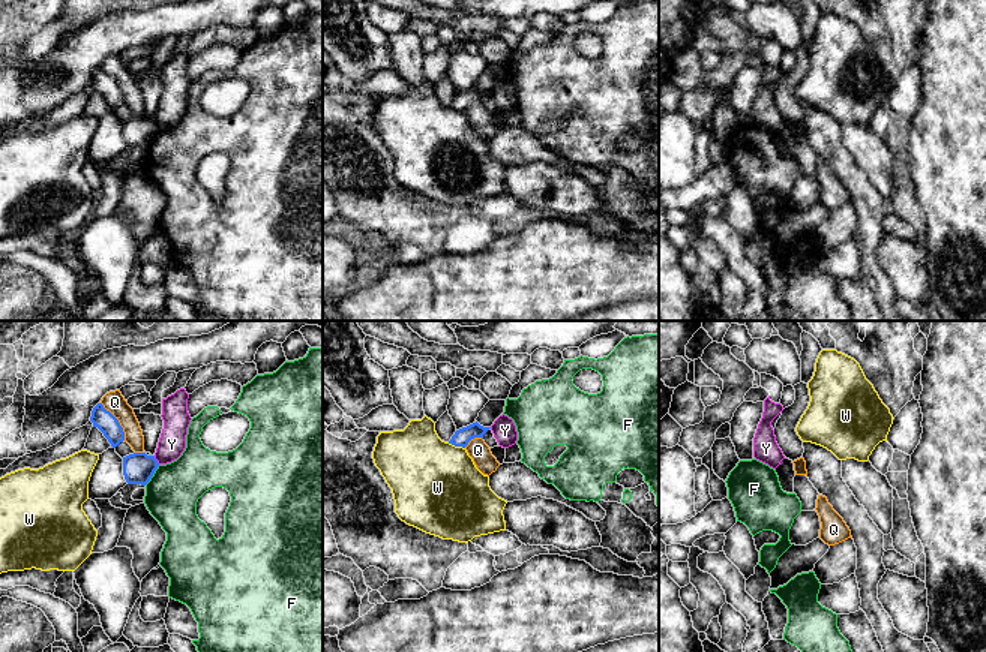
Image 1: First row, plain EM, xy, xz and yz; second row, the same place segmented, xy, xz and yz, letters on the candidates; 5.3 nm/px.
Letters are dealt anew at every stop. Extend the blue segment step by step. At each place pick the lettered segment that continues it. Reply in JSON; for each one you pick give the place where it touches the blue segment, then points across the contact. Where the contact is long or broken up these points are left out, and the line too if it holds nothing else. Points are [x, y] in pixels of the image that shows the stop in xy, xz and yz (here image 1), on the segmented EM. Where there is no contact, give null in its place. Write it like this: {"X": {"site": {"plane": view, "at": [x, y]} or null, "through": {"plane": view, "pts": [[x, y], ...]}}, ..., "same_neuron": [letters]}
{"same_neuron": []}

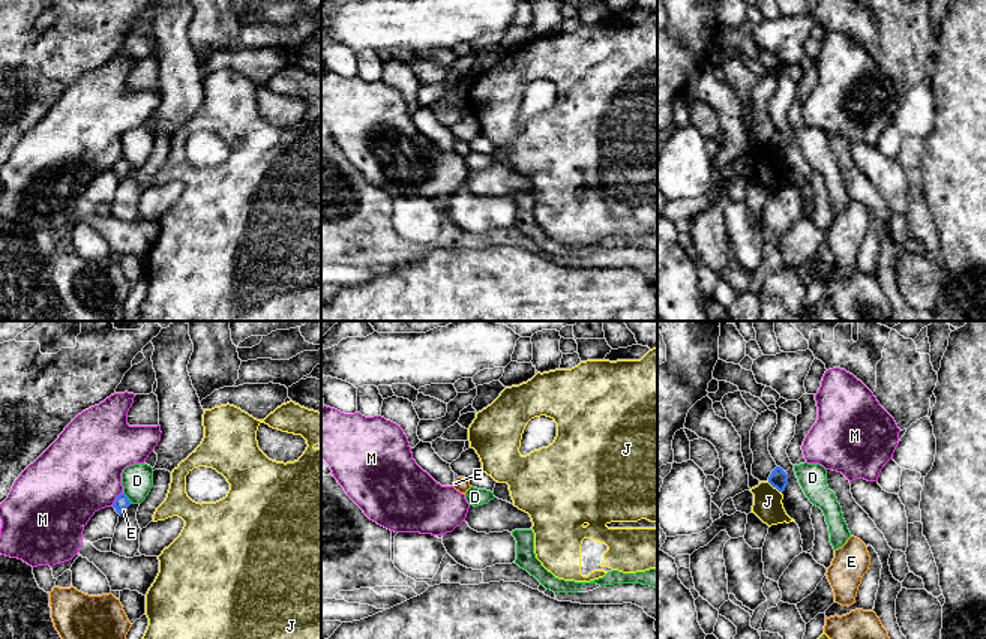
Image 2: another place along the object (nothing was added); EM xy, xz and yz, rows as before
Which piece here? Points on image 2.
{"E": {"site": {"plane": "xy", "at": [123, 507]}, "through": {"plane": "xy", "pts": [[122, 501], [123, 507], [123, 510]]}}, "same_neuron": ["E"]}

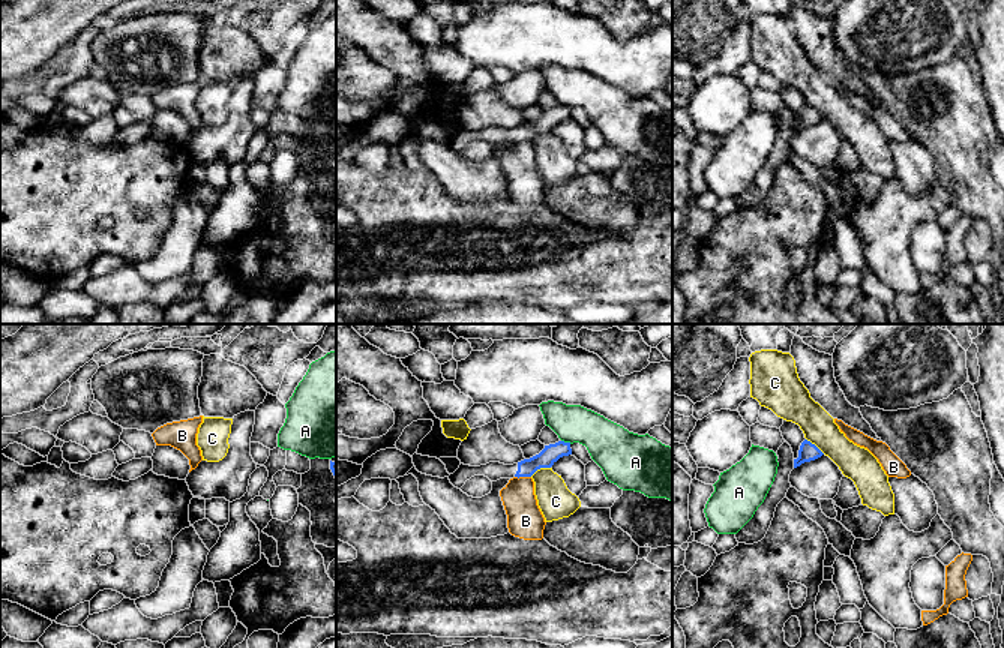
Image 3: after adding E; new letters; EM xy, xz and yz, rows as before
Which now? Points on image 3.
{"same_neuron": []}

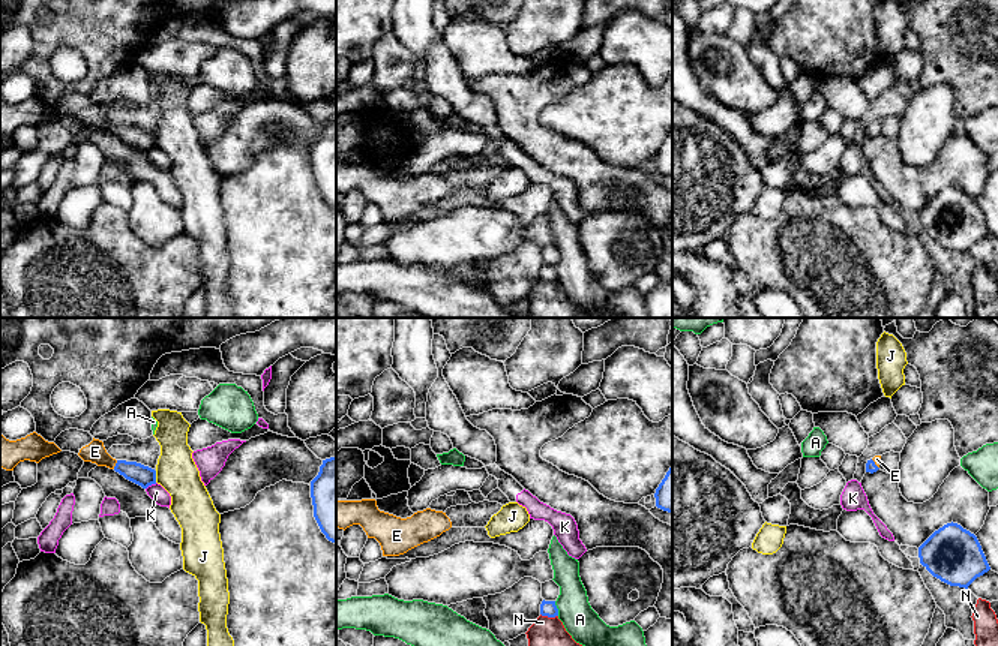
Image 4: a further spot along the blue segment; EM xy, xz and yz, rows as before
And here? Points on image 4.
{"E": {"site": {"plane": "xy", "at": [116, 465]}, "through": {"plane": "xy", "pts": [[143, 475], [116, 465], [102, 459], [95, 451]]}}, "same_neuron": ["E"]}

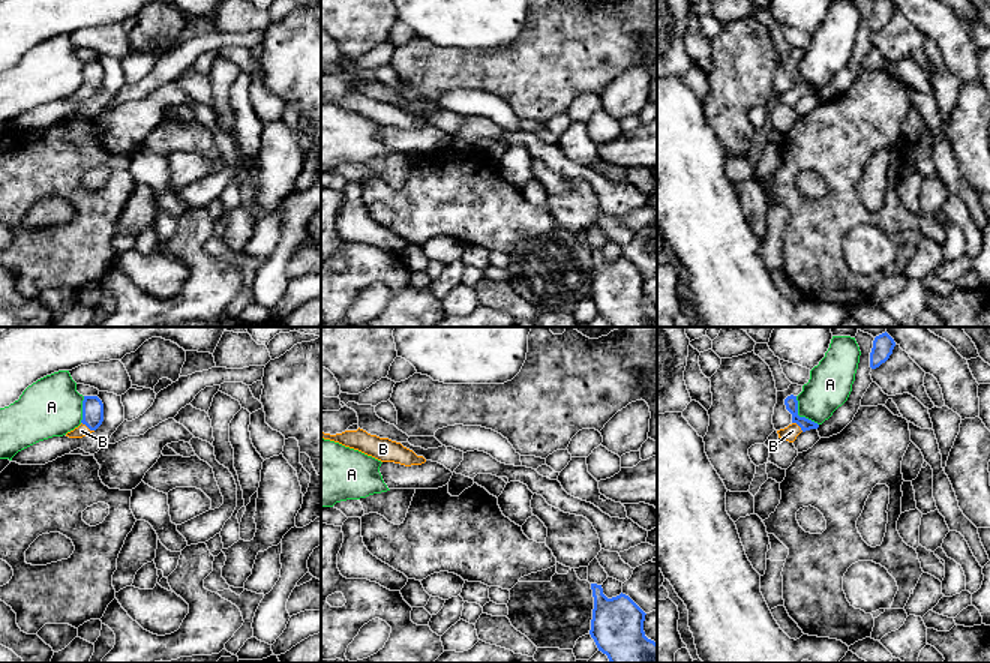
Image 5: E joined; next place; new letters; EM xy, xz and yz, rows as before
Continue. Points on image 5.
{"B": {"site": {"plane": "xy", "at": [87, 426]}, "through": {"plane": "xy", "pts": [[92, 405], [92, 420], [87, 426], [81, 431]]}}, "same_neuron": ["B"]}

